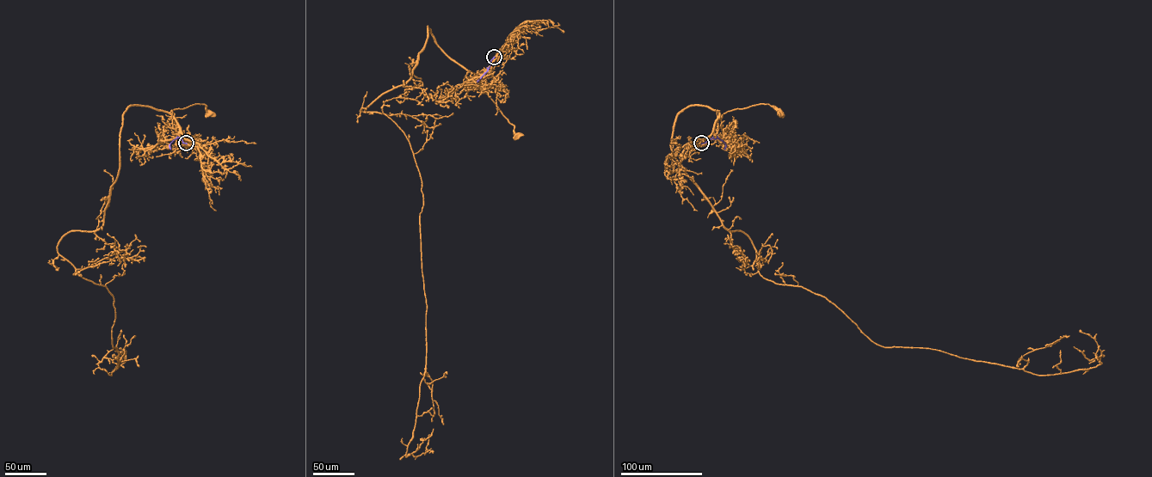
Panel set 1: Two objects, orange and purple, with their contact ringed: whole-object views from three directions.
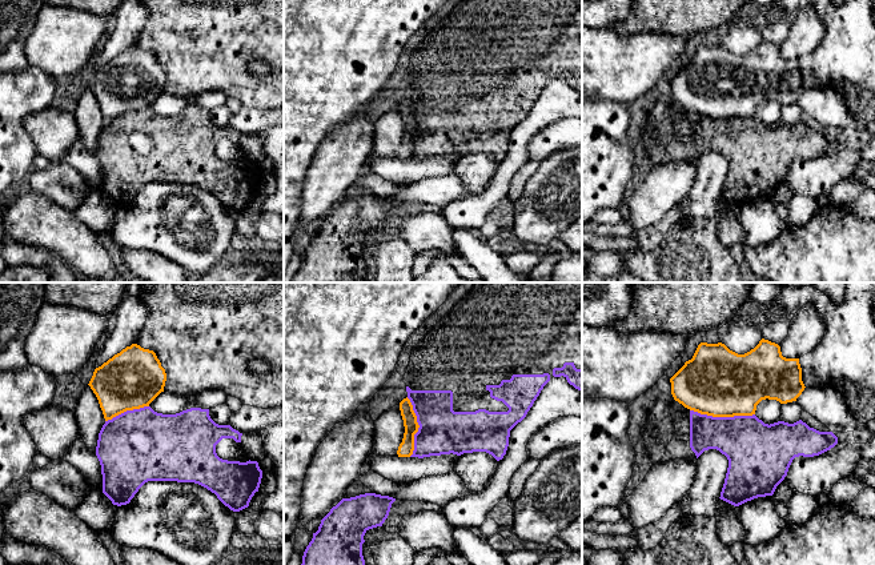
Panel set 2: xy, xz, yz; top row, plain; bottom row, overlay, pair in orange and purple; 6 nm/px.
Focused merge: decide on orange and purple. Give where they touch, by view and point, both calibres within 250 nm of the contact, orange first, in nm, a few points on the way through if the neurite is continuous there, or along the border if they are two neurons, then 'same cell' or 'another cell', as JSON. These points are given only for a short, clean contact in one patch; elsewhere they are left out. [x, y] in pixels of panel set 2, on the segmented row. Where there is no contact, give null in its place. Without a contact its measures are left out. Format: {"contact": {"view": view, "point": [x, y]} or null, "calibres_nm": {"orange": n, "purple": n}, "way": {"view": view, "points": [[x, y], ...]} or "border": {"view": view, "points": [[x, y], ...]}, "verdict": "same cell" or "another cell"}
{"contact": {"view": "yz", "point": [722, 416]}, "calibres_nm": {"orange": 420, "purple": 320}, "verdict": "another cell"}

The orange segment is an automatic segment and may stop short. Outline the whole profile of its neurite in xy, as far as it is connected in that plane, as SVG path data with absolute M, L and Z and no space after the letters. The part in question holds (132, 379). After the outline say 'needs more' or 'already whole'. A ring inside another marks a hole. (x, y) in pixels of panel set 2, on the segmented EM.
M132 344L96 368L88 385L108 421L127 410L149 406L164 392L165 381L156 353Z; already whole

